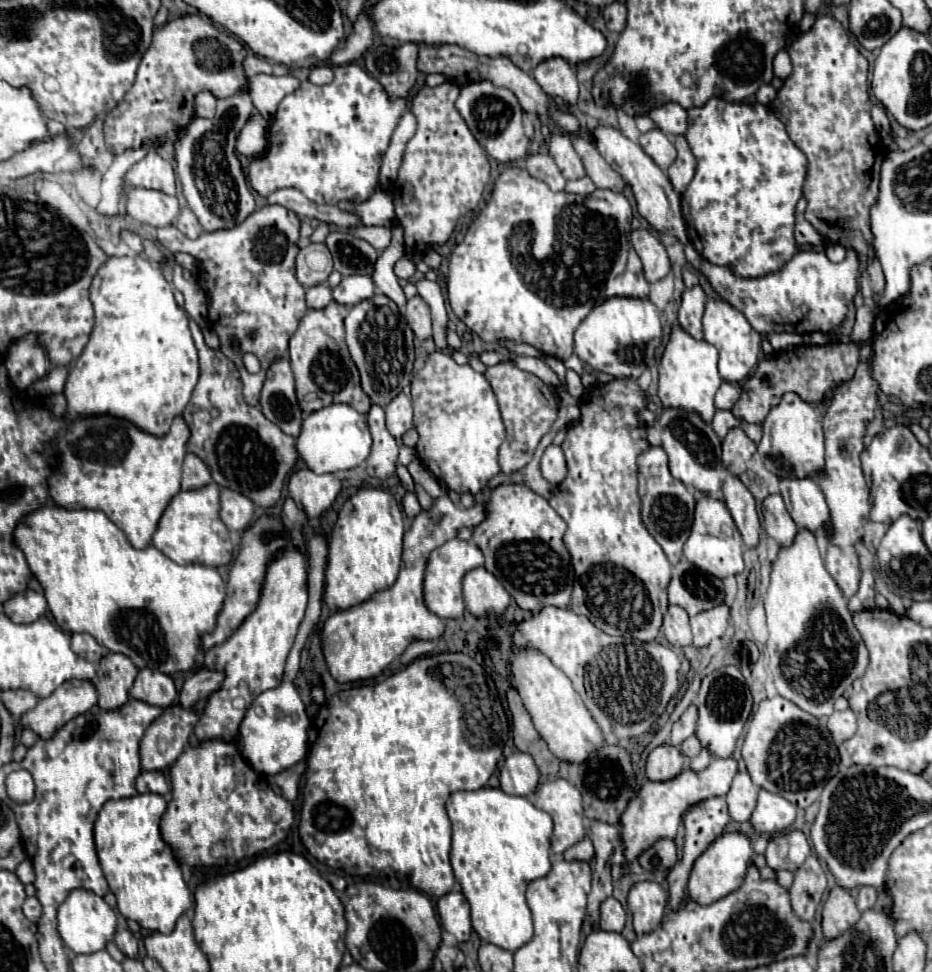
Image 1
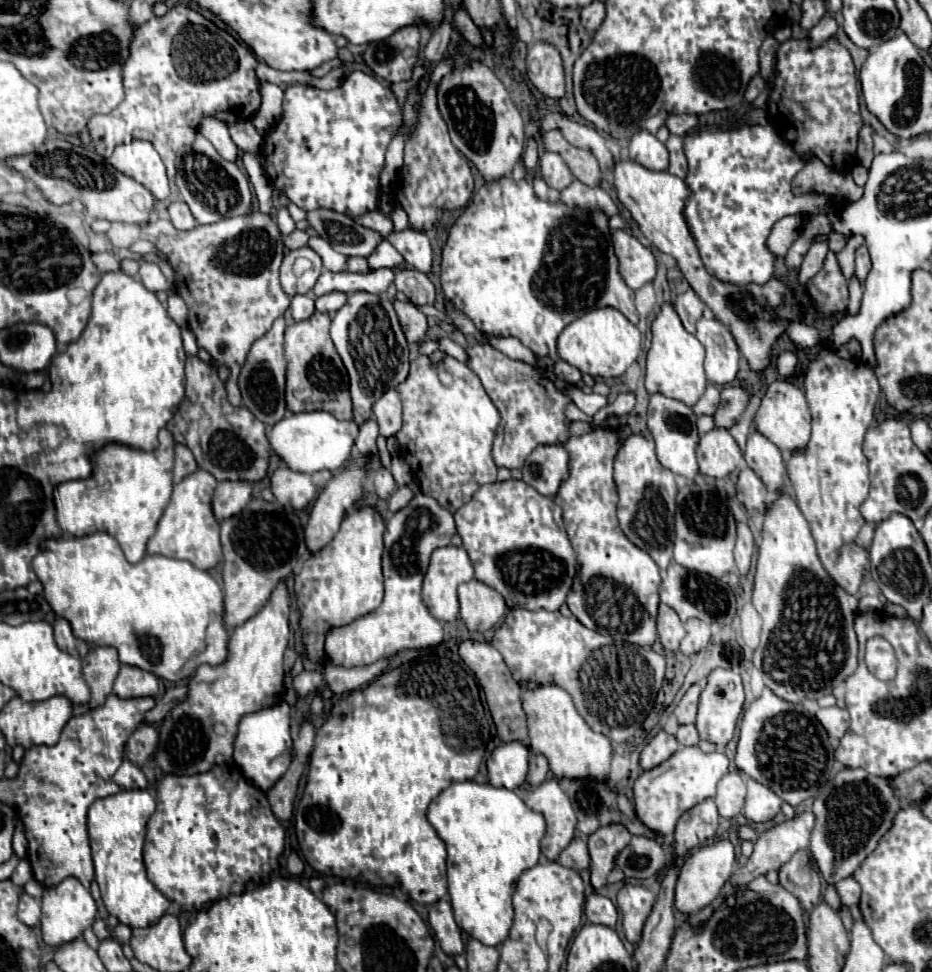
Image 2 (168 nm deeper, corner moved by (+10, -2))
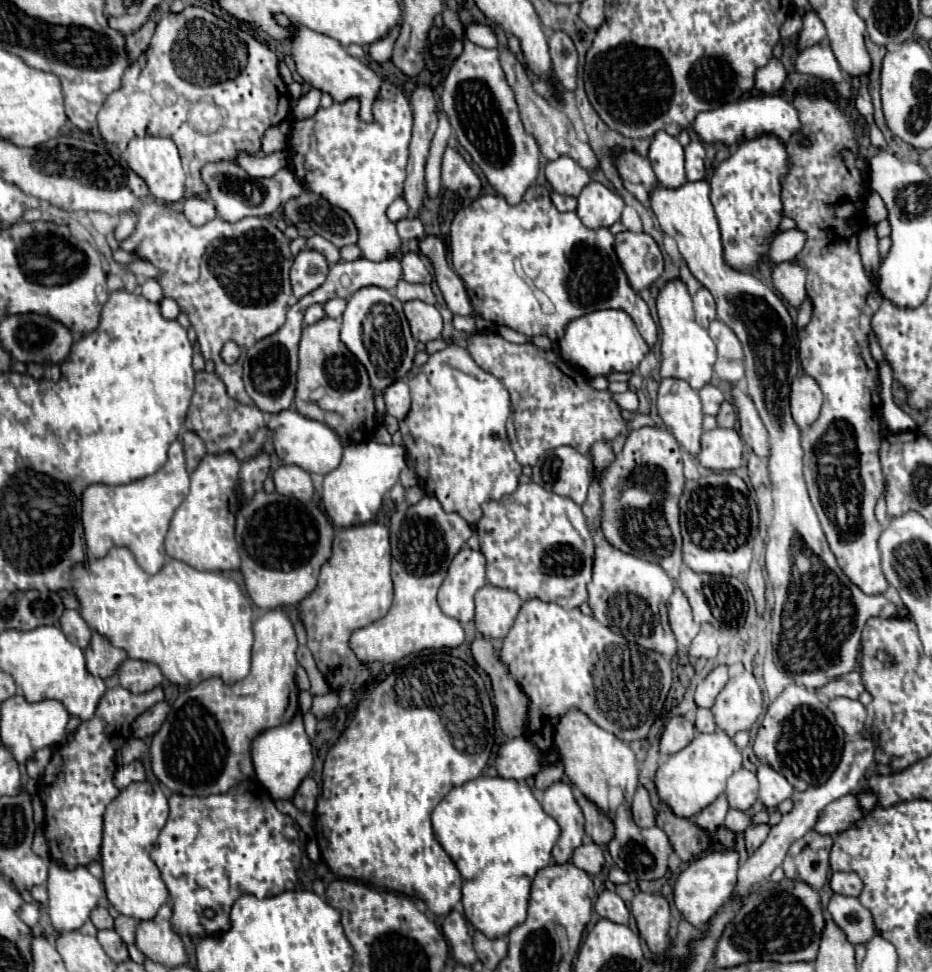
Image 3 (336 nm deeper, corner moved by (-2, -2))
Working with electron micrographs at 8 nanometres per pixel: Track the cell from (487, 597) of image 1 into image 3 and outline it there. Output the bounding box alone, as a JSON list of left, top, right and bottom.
[476,584,522,638]

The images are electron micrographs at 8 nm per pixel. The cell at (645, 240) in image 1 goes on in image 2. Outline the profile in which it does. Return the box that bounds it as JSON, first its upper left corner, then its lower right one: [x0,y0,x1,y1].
[612,230,656,290]

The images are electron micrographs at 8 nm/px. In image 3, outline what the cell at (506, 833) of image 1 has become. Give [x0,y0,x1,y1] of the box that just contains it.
[432,776,560,938]

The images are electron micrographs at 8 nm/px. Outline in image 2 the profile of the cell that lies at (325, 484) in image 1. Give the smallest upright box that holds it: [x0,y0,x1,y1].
[270,466,318,510]

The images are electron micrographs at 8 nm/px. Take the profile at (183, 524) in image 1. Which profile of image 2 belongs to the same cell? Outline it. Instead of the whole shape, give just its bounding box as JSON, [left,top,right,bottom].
[148,468,222,570]

